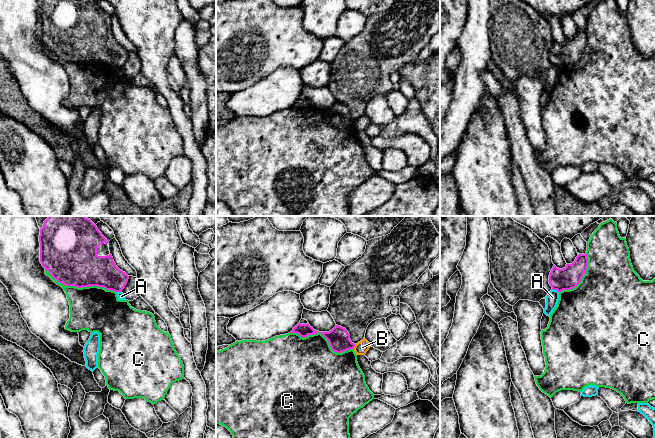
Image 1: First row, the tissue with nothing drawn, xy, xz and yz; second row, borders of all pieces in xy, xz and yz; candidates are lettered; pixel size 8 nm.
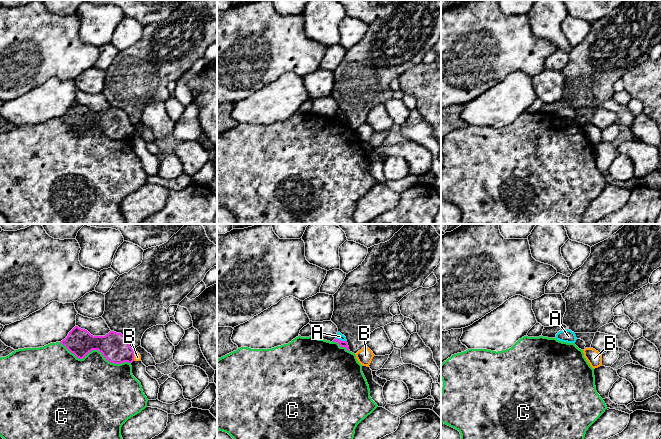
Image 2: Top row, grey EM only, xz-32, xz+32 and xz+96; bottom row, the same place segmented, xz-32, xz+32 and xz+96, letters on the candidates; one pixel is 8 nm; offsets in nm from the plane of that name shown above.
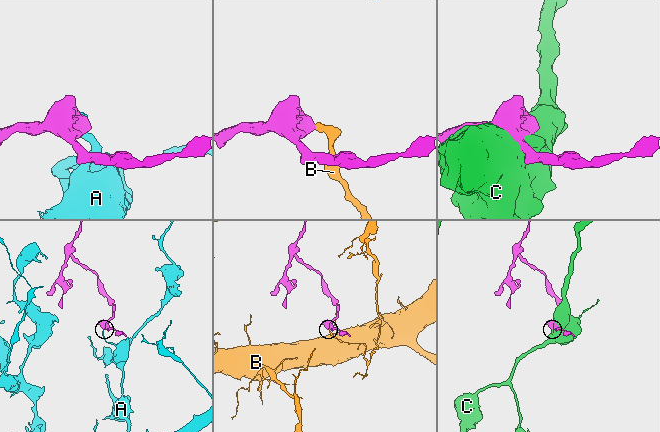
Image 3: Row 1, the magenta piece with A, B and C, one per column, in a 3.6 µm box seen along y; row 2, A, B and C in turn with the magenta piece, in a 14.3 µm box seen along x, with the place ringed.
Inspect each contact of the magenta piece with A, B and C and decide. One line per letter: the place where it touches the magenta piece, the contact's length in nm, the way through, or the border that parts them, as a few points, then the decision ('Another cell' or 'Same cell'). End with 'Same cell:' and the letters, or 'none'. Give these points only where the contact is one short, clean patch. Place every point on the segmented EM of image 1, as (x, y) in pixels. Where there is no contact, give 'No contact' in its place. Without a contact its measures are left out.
A: Touches magenta at yz (555, 289). Shared border 70 nm. Boundary: yz (552, 288), (558, 292). Another cell
B: Touches magenta at xz (354, 346). Shared border 40 nm. Boundary: xz (355, 344), (353, 348). Another cell
C: Touches magenta at xy (80, 287). Shared border 600 nm. Another cell
Same cell: none

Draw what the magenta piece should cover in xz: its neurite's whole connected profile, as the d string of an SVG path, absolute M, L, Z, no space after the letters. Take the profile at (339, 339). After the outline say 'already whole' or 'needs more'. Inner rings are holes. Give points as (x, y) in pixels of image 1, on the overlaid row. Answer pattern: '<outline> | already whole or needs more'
M336 325L329 332L320 332L329 342L334 352L342 353L344 351L354 349L355 344L351 341L348 331Z | already whole

